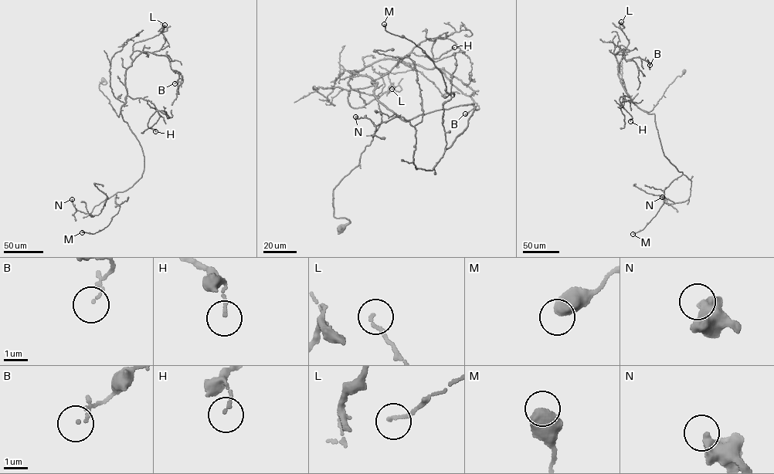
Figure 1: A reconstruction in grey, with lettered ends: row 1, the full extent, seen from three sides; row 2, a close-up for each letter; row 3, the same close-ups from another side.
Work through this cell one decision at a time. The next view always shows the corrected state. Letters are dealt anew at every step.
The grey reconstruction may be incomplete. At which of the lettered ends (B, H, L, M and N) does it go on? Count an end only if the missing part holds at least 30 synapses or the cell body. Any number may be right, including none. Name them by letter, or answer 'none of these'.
none of these

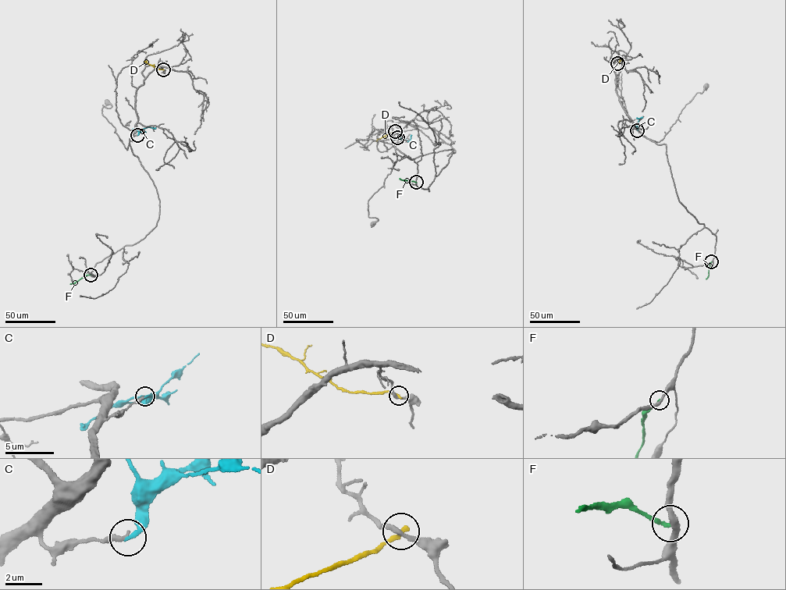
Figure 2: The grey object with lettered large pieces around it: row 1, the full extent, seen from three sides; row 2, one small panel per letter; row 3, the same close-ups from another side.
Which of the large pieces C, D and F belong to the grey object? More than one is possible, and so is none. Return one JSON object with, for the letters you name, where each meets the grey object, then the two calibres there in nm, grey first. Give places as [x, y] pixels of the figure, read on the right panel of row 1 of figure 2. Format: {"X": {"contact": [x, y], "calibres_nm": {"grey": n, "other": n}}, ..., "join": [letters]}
{"join": []}

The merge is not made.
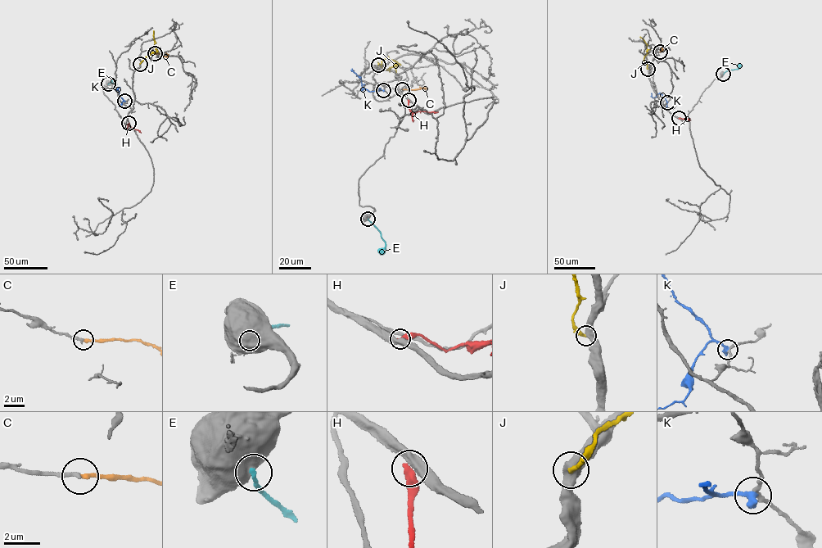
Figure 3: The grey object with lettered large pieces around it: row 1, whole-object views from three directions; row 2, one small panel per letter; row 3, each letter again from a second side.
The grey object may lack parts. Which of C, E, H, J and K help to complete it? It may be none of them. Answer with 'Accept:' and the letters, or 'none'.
Accept: C

